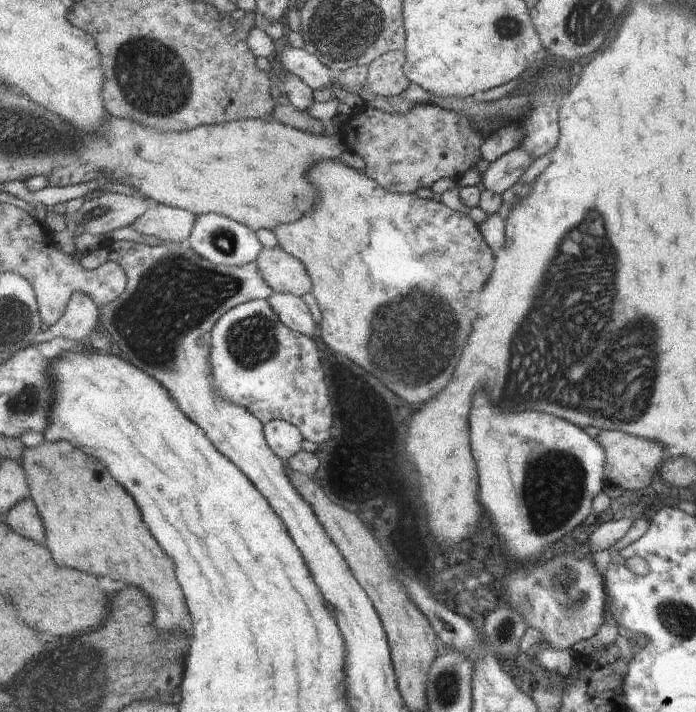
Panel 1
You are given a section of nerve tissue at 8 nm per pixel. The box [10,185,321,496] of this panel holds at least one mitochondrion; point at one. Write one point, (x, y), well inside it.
(136, 323)

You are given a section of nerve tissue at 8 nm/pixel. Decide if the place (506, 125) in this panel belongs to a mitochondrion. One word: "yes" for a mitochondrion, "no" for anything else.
no

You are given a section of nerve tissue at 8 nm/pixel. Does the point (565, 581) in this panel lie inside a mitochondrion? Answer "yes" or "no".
yes

